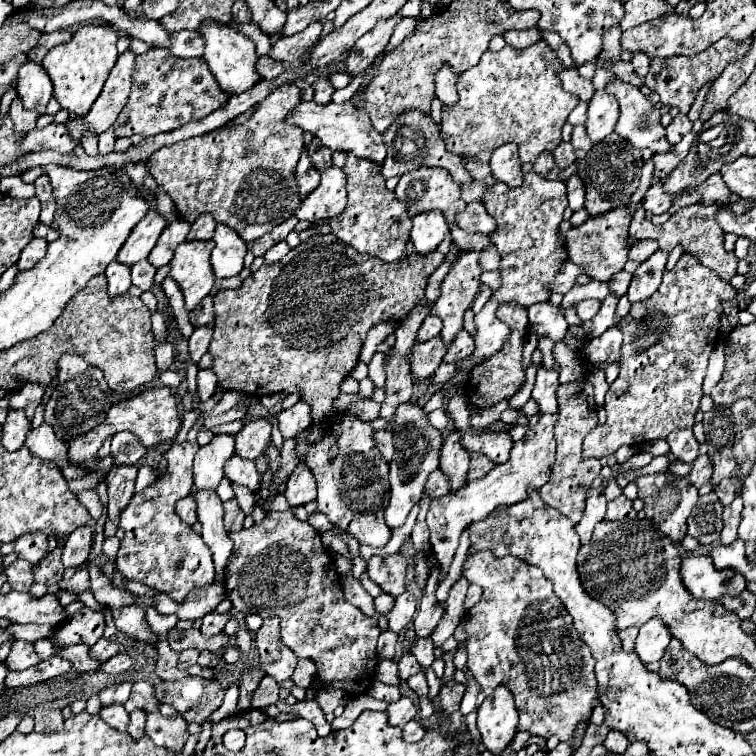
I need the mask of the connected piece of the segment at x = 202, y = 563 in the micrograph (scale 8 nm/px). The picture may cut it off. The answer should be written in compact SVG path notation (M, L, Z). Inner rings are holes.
M197 442L173 444L163 456L167 460L167 470L143 492L135 494L129 508L121 512L119 528L125 535L117 552L117 570L125 580L145 582L157 592L165 592L175 602L183 602L193 588L207 586L215 580L213 558L209 546L201 540L193 528L175 514L175 502L189 496L193 484L193 456L199 450ZM145 492L155 494L155 498Z

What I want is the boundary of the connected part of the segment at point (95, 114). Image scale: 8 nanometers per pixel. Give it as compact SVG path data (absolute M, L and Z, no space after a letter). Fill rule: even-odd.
M131 50L121 54L105 82L101 96L97 98L97 102L93 104L89 114L67 122L67 130L75 142L81 142L85 132L93 132L97 136L103 134L117 120L119 112L123 110L123 106L129 98L133 62L135 62L135 54Z

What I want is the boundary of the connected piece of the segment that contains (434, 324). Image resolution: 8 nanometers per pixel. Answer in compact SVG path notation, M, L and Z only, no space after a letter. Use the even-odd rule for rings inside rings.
M431 314L431 316L423 322L423 326L419 328L417 342L427 342L427 340L431 340L431 338L439 336L439 332L441 332L441 320L439 320L437 316L433 316L433 314Z

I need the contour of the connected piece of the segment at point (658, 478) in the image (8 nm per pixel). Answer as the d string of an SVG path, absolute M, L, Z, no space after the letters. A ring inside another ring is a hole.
M669 470L667 472L659 472L659 474L649 474L649 476L641 476L639 480L635 480L635 484L639 486L639 498L645 502L645 518L655 524L657 528L661 528L661 532L665 532L671 540L681 542L681 538L687 534L685 532L685 522L687 516L691 512L691 508L697 504L699 494L697 488L691 486L687 476L675 476Z

